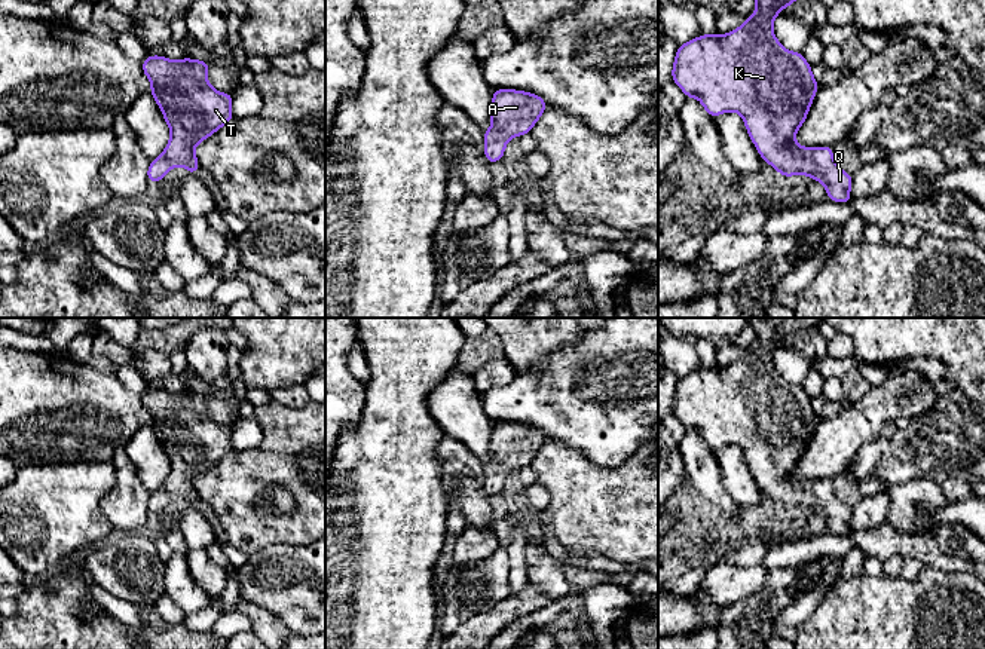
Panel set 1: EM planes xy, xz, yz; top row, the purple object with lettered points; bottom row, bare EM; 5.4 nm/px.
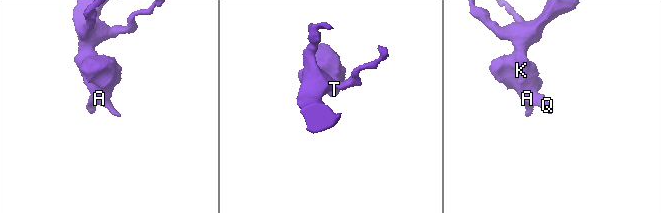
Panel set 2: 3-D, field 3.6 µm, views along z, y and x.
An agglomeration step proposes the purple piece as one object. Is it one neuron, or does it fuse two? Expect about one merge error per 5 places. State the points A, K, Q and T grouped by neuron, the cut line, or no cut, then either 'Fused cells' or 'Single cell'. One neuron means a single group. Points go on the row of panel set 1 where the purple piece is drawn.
Groups: A K Q T. No split. Single cell

